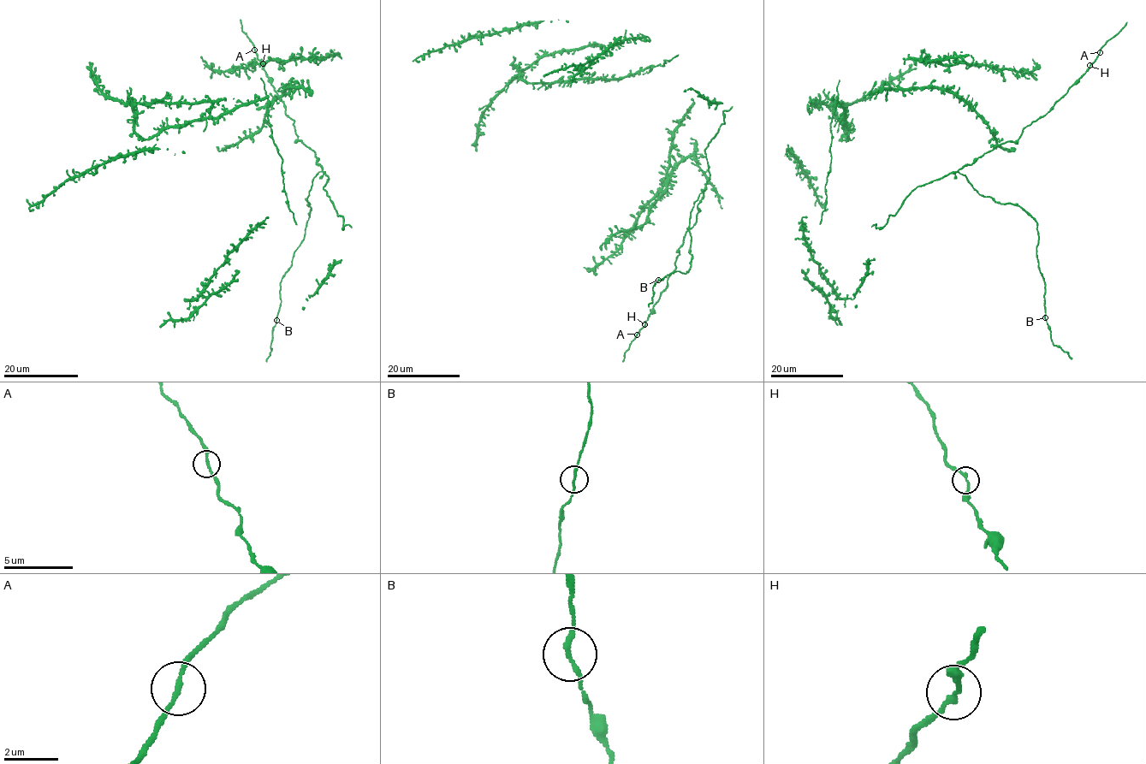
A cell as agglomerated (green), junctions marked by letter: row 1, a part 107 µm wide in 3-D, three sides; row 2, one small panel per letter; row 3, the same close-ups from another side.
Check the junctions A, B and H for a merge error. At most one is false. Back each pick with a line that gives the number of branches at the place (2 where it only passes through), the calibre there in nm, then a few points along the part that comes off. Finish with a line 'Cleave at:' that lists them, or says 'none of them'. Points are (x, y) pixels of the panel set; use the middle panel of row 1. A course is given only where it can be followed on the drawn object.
Cleave at: none of them

